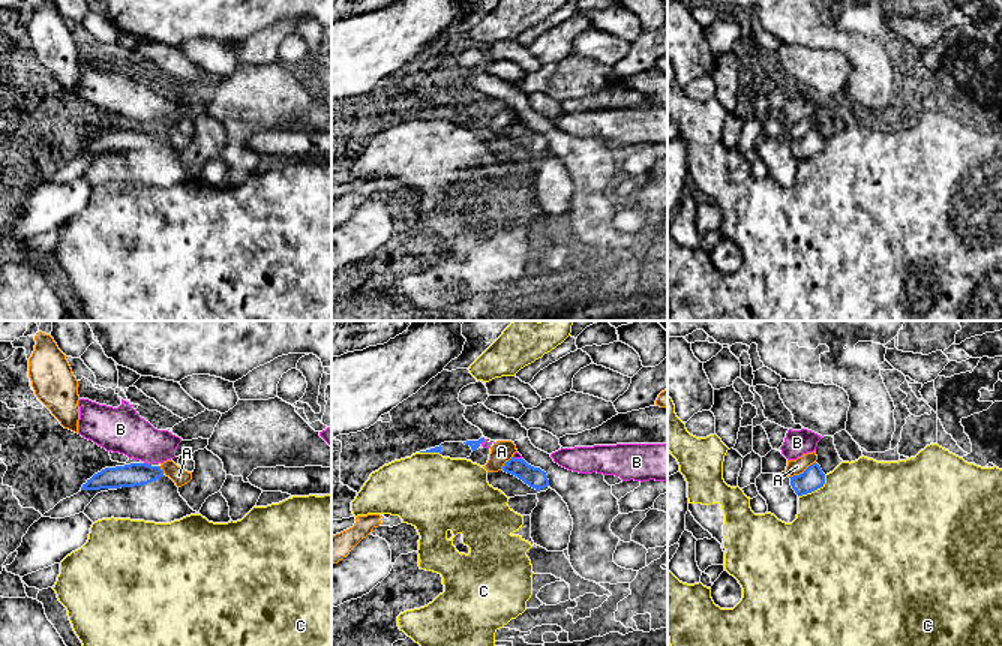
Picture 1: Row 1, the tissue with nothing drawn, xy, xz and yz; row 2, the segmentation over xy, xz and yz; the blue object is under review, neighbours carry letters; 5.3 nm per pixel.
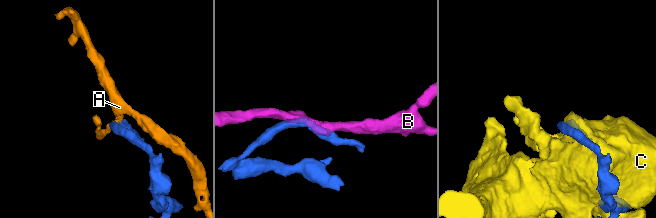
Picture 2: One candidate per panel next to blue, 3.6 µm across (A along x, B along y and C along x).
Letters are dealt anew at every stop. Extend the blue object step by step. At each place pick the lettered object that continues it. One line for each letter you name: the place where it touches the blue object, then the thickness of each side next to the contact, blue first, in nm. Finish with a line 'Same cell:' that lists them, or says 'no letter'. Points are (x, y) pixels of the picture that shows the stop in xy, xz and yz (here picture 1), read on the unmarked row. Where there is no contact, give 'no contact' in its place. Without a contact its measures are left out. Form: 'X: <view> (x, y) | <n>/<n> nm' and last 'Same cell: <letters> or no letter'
Same cell: no letter

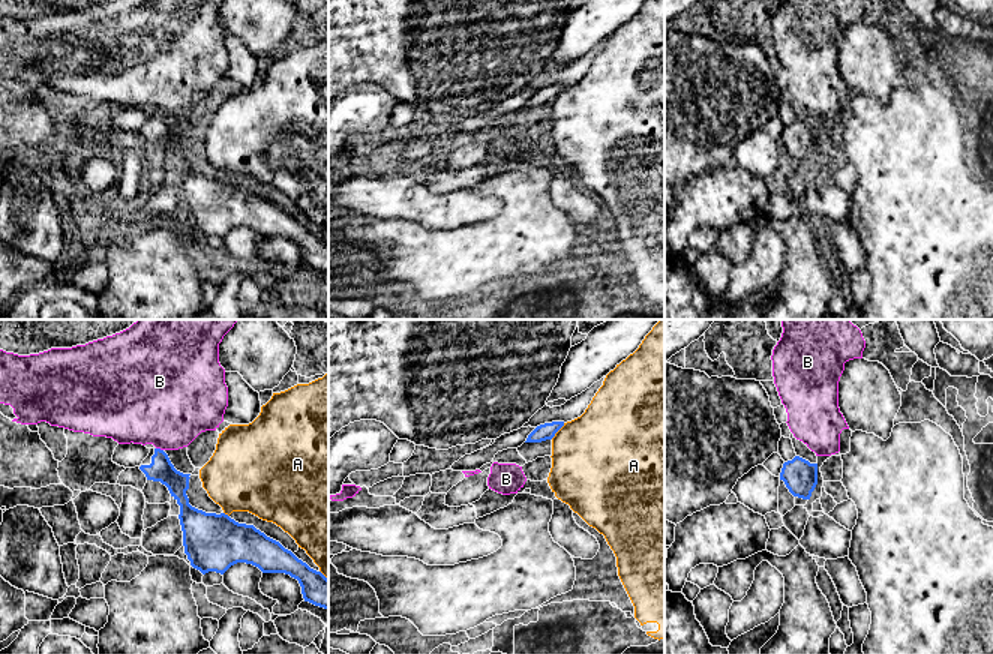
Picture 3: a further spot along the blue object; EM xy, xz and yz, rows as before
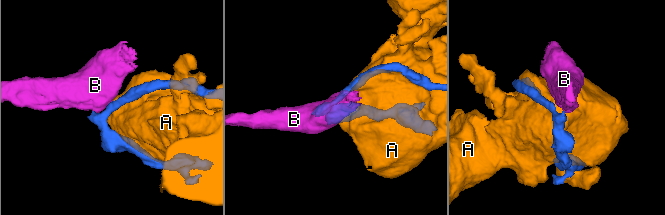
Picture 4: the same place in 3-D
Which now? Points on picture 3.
Same cell: no letter

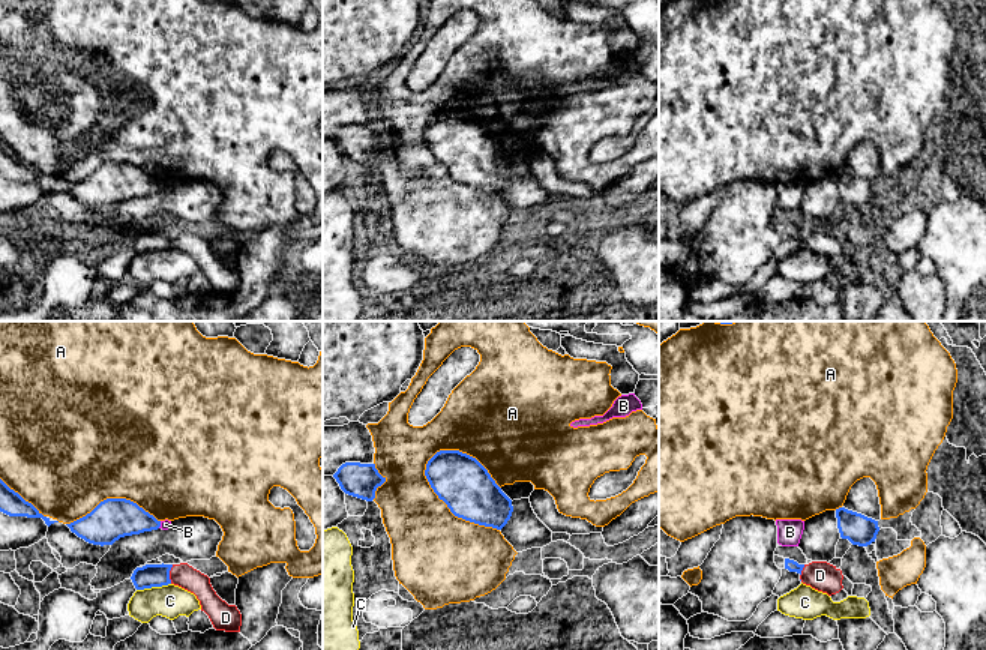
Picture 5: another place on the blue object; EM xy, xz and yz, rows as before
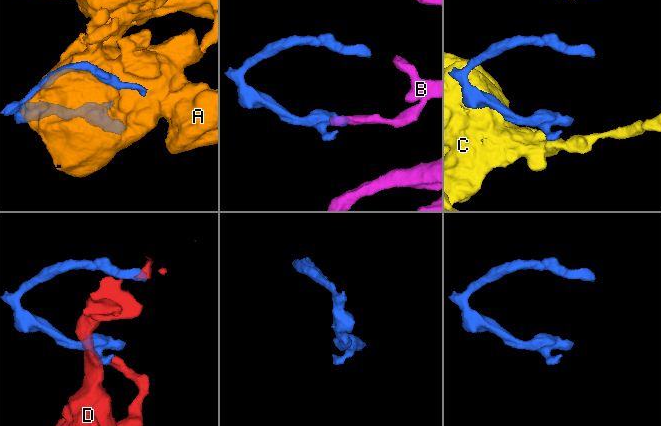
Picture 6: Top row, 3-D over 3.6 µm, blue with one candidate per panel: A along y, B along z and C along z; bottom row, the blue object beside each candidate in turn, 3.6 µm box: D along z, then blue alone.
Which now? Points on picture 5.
Same cell: no letter

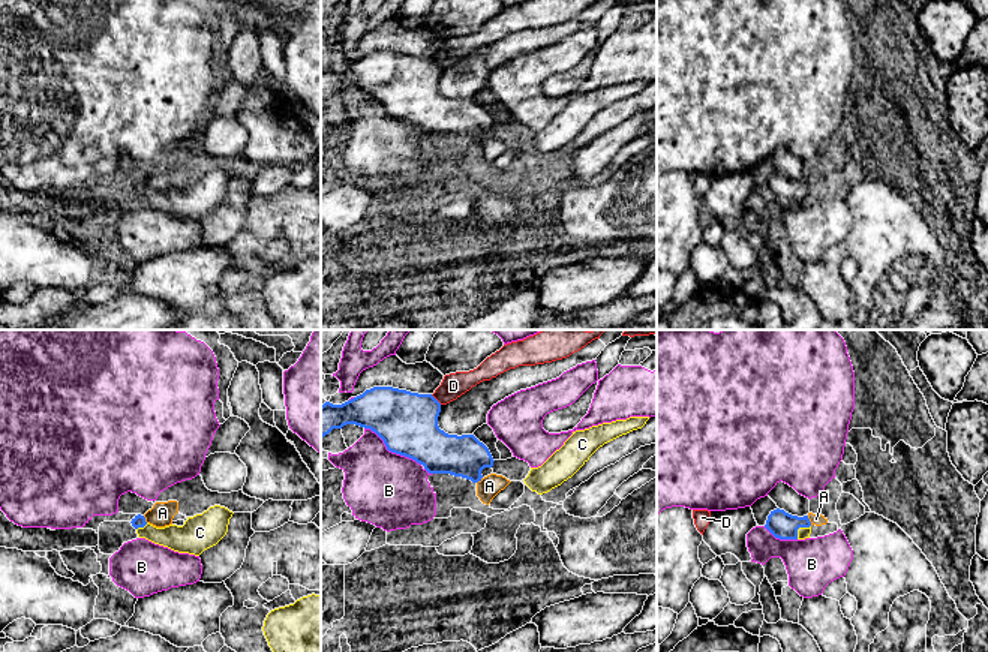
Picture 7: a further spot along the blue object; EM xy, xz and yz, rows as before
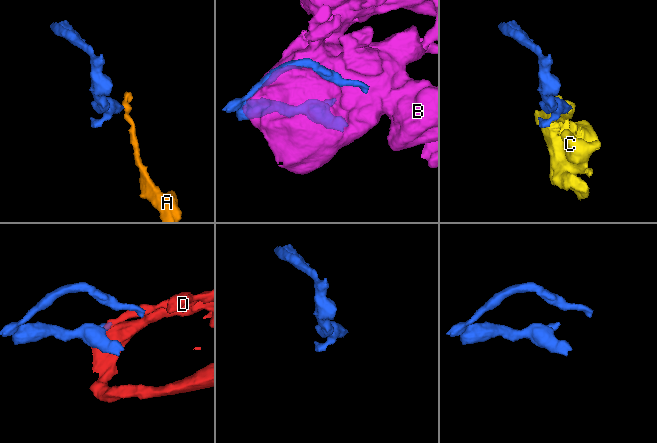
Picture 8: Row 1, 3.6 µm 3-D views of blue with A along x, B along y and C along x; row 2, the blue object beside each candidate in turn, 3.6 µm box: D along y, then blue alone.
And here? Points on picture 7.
C: yz (799, 191) | 150/60 nm
Same cell: C

